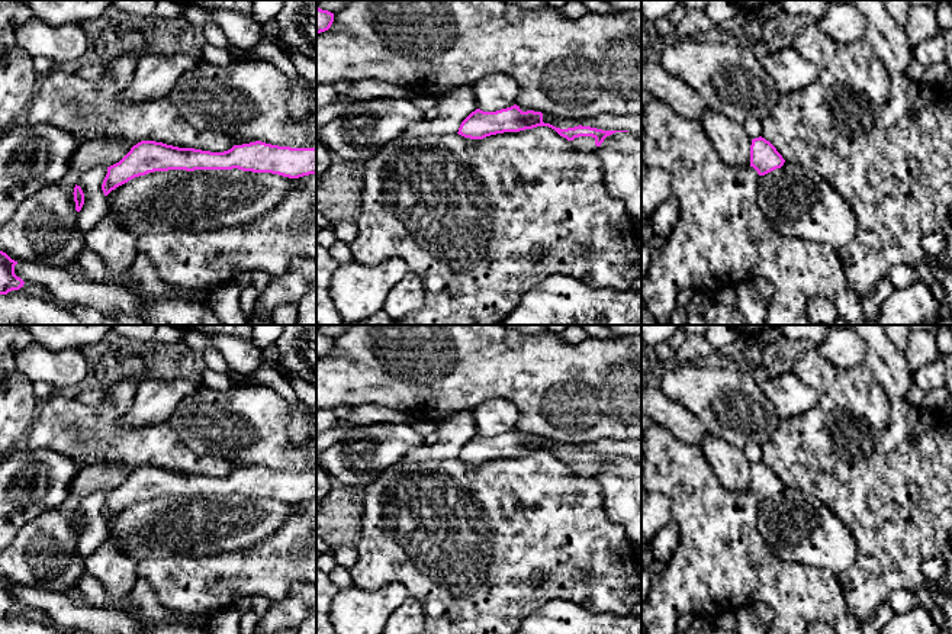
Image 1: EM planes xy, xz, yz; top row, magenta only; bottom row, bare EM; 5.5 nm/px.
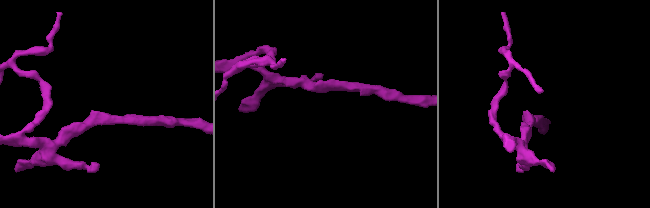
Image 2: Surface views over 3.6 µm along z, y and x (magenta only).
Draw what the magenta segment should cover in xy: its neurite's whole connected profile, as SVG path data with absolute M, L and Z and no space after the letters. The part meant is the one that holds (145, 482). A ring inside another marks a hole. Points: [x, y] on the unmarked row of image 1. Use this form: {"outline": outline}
{"outline": "M141 466L119 487L107 492L102 515L107 521L129 505L154 496L232 493L299 503L316 499L316 473L290 473L255 466L234 470L223 477L210 477Z"}

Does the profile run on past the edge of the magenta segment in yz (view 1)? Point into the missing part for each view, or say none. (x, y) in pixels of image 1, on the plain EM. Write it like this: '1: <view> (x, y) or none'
1: none

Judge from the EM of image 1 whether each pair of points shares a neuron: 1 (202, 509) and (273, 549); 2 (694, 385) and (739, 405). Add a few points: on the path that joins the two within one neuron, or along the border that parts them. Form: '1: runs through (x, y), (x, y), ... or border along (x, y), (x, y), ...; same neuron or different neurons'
1: border along (288, 520), (256, 544), (228, 550); different neurons
2: runs through (706, 392), (727, 401); same neuron

